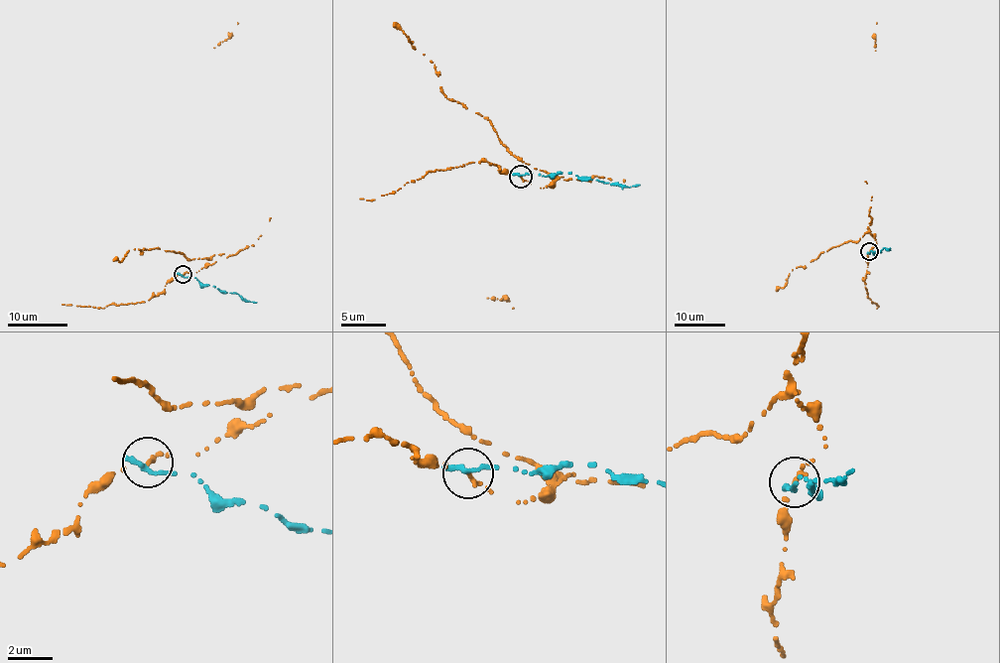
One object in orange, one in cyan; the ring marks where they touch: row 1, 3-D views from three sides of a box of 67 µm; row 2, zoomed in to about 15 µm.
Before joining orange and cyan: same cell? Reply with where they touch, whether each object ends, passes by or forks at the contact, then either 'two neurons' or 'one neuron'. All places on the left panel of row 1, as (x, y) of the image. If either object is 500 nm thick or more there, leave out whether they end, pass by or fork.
(183, 274) | orange passes by | cyan ends | two neurons

